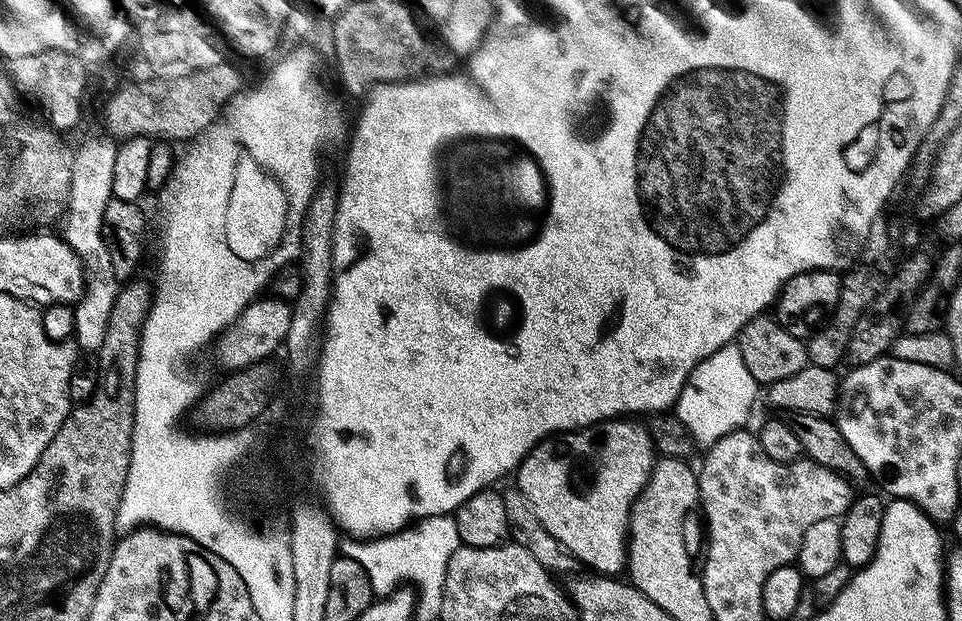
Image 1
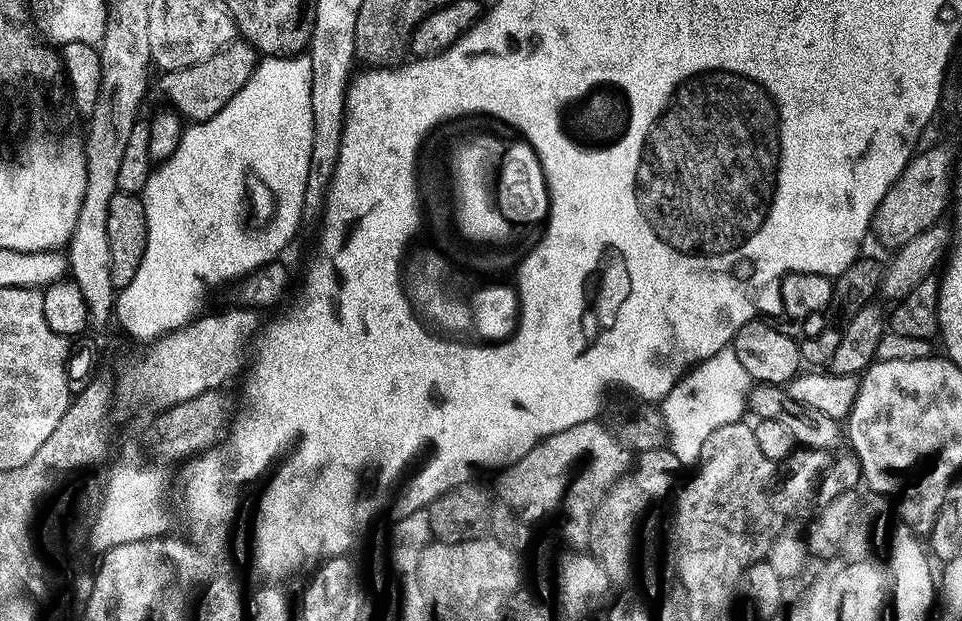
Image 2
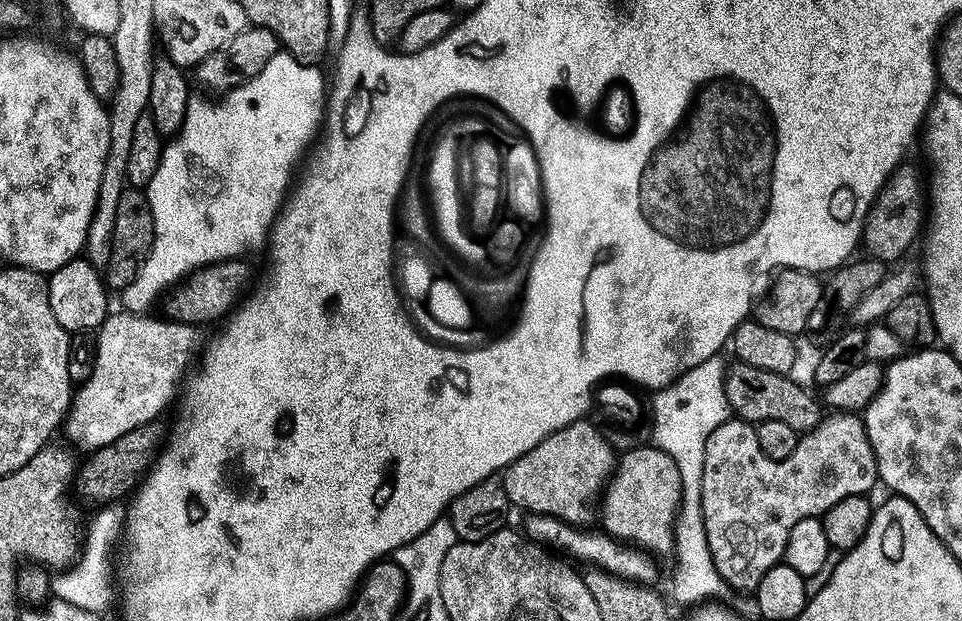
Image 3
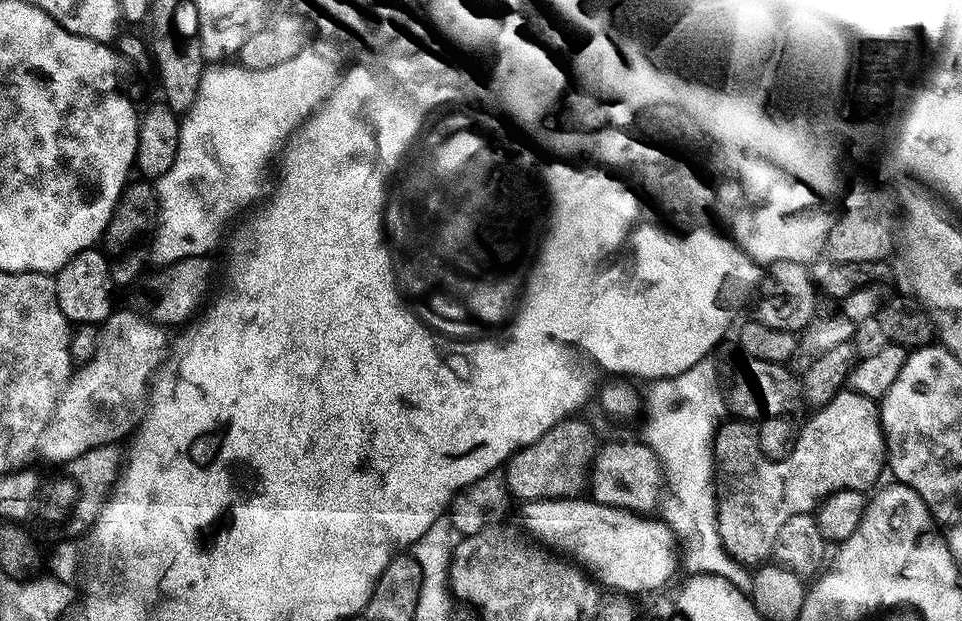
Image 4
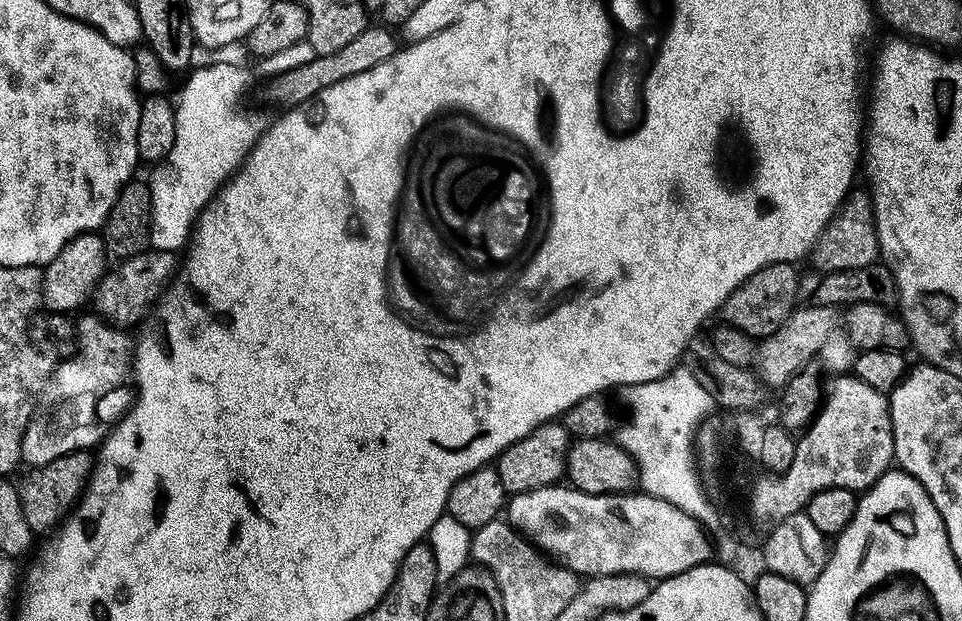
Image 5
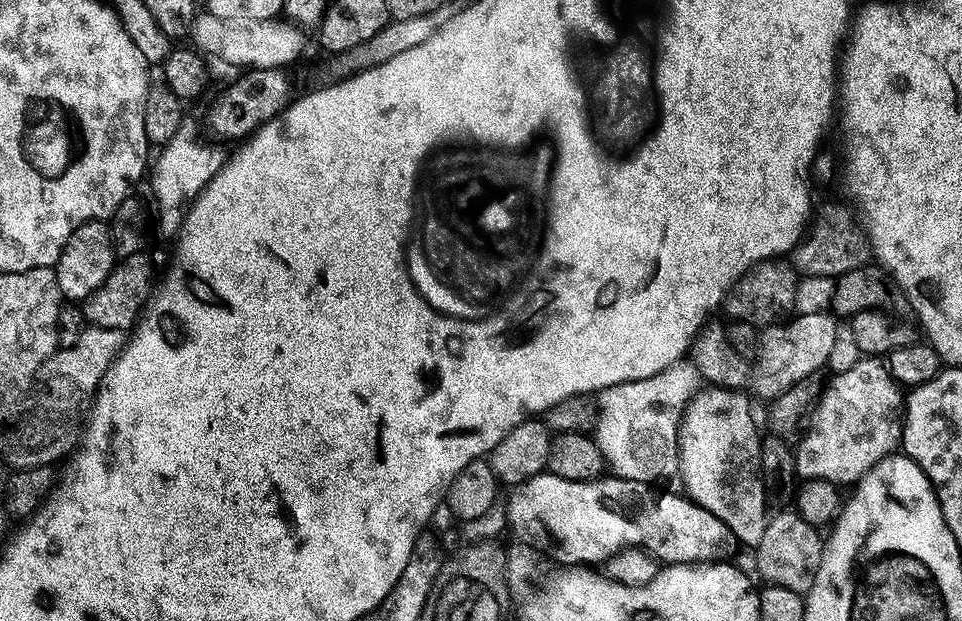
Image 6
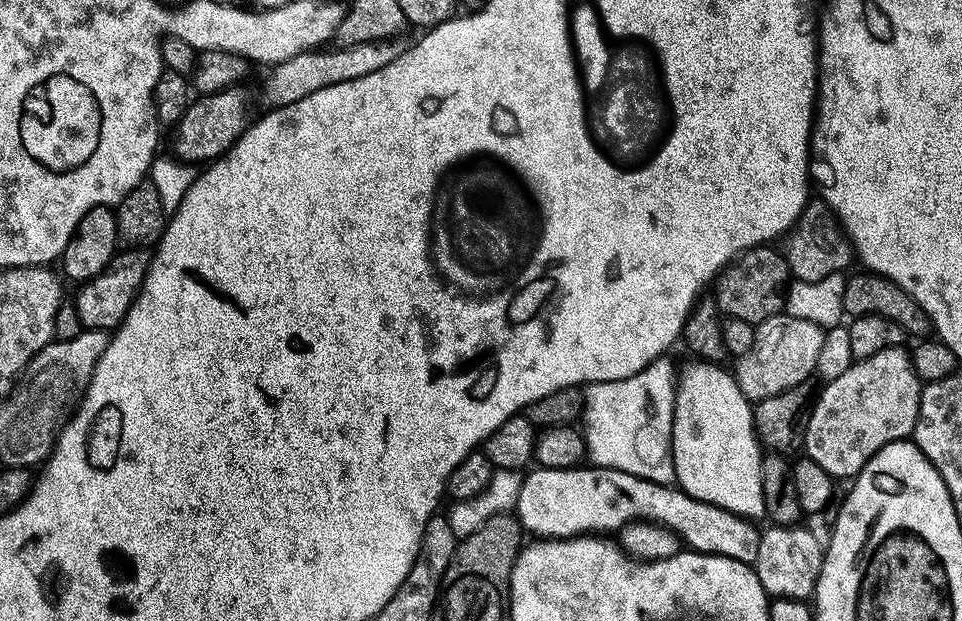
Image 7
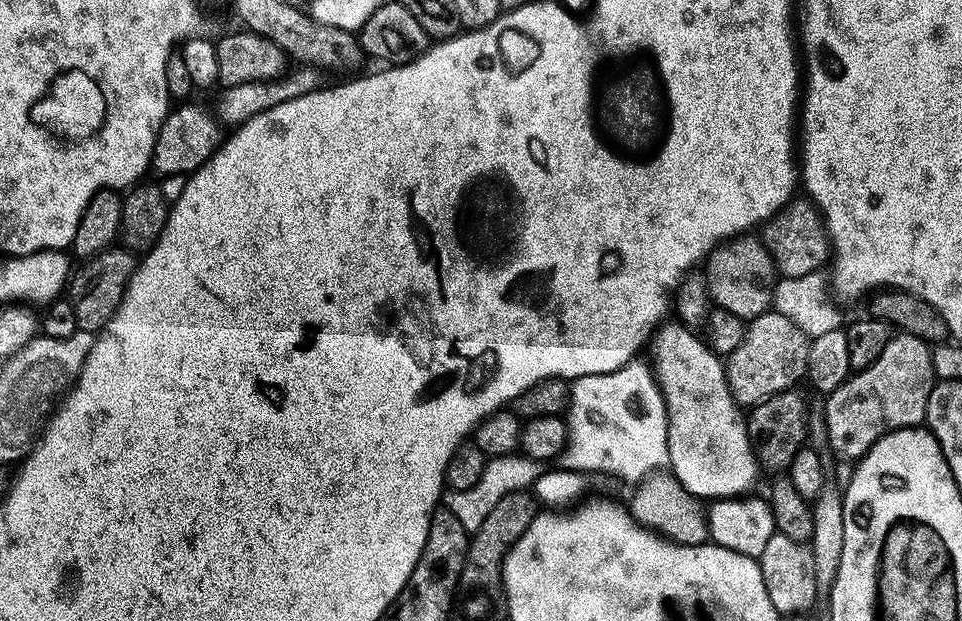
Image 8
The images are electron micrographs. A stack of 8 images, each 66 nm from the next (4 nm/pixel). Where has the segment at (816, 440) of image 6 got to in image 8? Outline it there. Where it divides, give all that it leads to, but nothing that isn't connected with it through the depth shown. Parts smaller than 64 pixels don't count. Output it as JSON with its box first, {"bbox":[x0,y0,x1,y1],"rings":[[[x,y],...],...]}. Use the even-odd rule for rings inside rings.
{"bbox":[822,332,937,461],"rings":[[[900,332],[893,334],[886,342],[886,350],[878,354],[877,360],[860,372],[852,372],[847,379],[833,387],[824,404],[822,421],[824,436],[828,444],[844,460],[859,461],[887,432],[897,432],[899,428],[915,428],[925,423],[932,387],[937,384],[932,361],[932,348],[928,341],[914,338],[914,334]]]}

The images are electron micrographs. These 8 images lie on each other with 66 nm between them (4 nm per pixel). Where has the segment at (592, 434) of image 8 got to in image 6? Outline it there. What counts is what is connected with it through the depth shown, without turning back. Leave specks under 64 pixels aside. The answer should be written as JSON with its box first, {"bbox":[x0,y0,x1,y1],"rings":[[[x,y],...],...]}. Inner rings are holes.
{"bbox":[594,359,702,485],"rings":[[[691,359],[676,360],[666,370],[650,374],[650,378],[631,380],[604,388],[595,397],[596,427],[594,439],[604,455],[605,465],[623,480],[637,480],[655,485],[656,480],[668,480],[679,470],[679,428],[684,410],[693,396],[702,388],[702,378]]]}

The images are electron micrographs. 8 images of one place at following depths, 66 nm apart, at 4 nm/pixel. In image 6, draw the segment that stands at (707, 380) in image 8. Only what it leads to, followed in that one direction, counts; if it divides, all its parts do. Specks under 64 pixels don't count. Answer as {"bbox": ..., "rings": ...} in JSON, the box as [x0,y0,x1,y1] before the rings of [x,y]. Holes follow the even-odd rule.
{"bbox":[679,386,768,548],"rings":[[[708,386],[698,391],[684,410],[679,428],[679,470],[683,493],[715,517],[722,518],[737,543],[755,548],[765,533],[768,495],[763,481],[750,468],[757,461],[761,437],[744,392]]]}

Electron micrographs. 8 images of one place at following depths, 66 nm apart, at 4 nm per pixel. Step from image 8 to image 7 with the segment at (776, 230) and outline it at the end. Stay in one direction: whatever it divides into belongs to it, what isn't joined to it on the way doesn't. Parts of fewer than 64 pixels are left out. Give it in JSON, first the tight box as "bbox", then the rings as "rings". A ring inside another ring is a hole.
{"bbox":[782,198,854,282],"rings":[[[823,198],[809,199],[808,203],[804,205],[804,213],[799,220],[788,229],[786,235],[782,240],[782,255],[784,261],[788,263],[789,273],[795,279],[802,282],[816,282],[819,279],[827,278],[836,273],[843,273],[847,264],[854,260],[854,249],[852,242],[849,240],[847,234],[840,226],[832,208],[826,203]]]}

